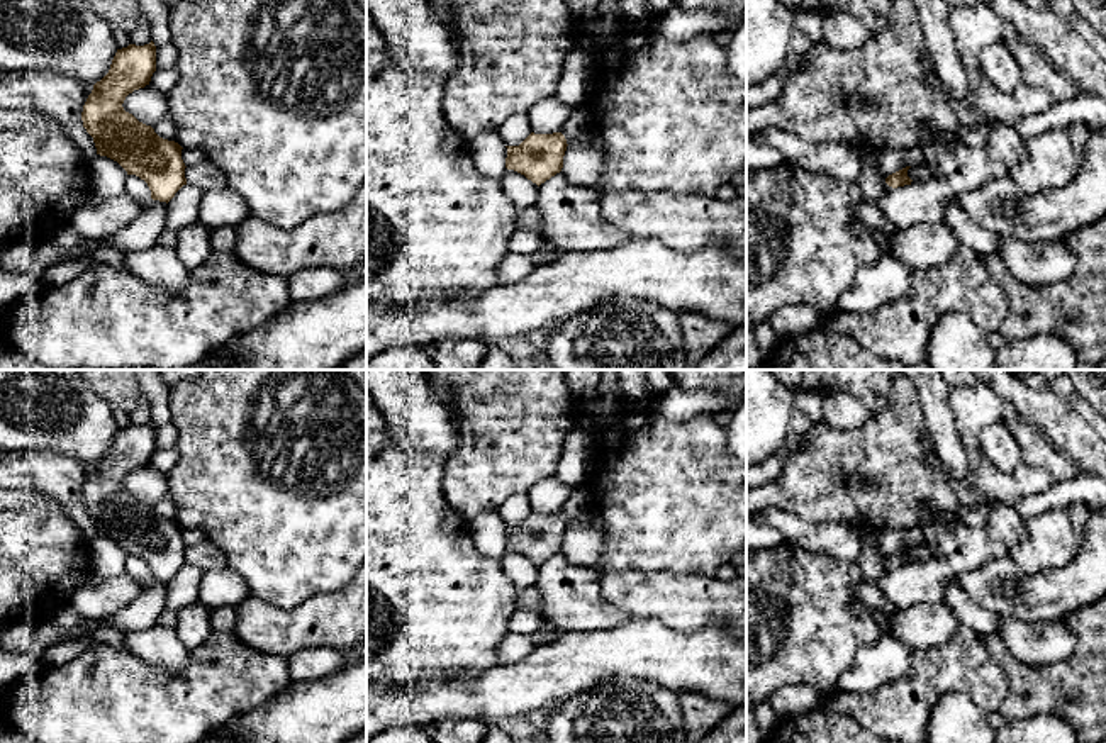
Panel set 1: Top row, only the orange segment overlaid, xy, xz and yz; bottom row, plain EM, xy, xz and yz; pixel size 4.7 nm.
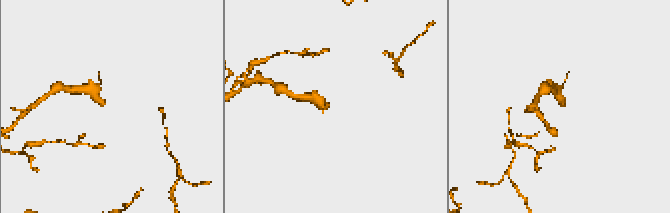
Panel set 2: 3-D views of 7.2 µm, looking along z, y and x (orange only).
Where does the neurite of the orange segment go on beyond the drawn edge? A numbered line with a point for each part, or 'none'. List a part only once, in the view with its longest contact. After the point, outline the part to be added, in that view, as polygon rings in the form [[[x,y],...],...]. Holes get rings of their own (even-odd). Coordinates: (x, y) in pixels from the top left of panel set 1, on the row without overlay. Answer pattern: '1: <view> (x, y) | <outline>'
none

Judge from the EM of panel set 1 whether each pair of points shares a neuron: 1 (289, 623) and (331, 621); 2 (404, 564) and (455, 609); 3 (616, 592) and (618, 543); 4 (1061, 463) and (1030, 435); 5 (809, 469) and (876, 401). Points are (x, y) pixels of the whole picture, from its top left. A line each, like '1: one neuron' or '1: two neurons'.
1: one neuron
2: one neuron
3: two neurons
4: one neuron
5: two neurons

